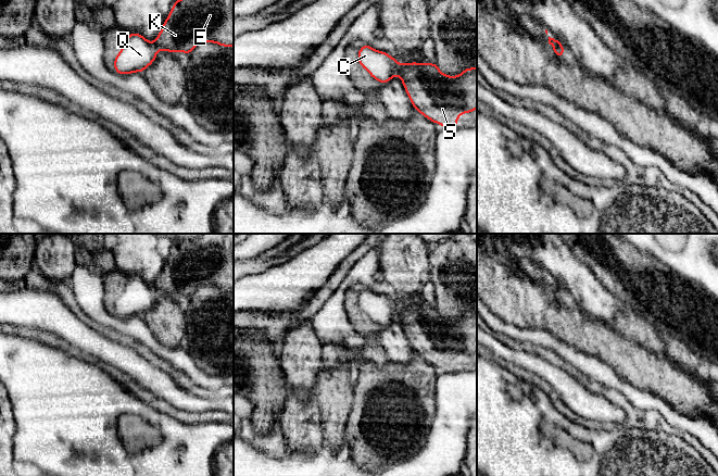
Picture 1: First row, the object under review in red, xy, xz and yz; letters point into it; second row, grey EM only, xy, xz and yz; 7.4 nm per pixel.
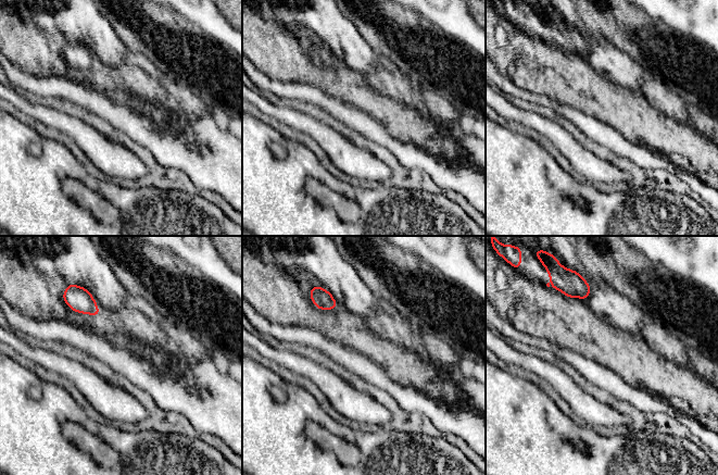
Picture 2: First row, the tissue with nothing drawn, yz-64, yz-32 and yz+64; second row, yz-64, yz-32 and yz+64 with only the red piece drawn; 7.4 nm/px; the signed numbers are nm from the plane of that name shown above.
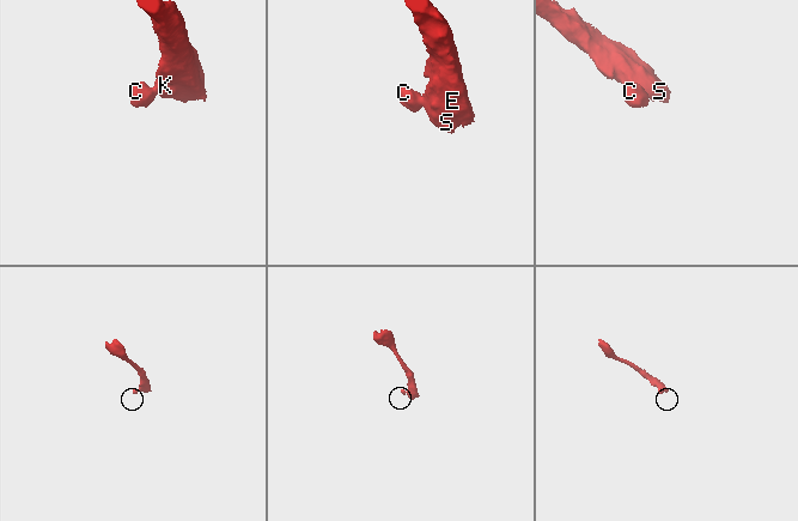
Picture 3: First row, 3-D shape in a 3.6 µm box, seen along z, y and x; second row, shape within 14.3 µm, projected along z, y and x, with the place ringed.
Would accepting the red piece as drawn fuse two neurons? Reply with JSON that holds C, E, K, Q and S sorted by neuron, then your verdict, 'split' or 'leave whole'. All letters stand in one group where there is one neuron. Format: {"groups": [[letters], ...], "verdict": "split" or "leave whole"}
{"groups": [["C", "Q"], ["E", "K", "S"]], "verdict": "split"}

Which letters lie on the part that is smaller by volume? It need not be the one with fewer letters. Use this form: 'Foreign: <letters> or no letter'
Foreign: C, Q

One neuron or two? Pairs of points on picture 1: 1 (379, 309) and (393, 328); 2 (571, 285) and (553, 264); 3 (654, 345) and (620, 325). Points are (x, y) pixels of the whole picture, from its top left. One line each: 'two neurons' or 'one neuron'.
1: two neurons
2: one neuron
3: one neuron

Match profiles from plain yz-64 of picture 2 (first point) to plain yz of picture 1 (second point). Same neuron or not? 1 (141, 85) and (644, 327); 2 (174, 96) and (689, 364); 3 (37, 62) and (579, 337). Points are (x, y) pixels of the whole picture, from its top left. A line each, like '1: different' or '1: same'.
1: same
2: same
3: same

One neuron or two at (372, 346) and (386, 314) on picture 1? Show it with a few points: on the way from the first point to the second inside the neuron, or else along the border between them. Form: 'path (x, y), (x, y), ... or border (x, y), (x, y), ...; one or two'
border (365, 337), (374, 338); two

